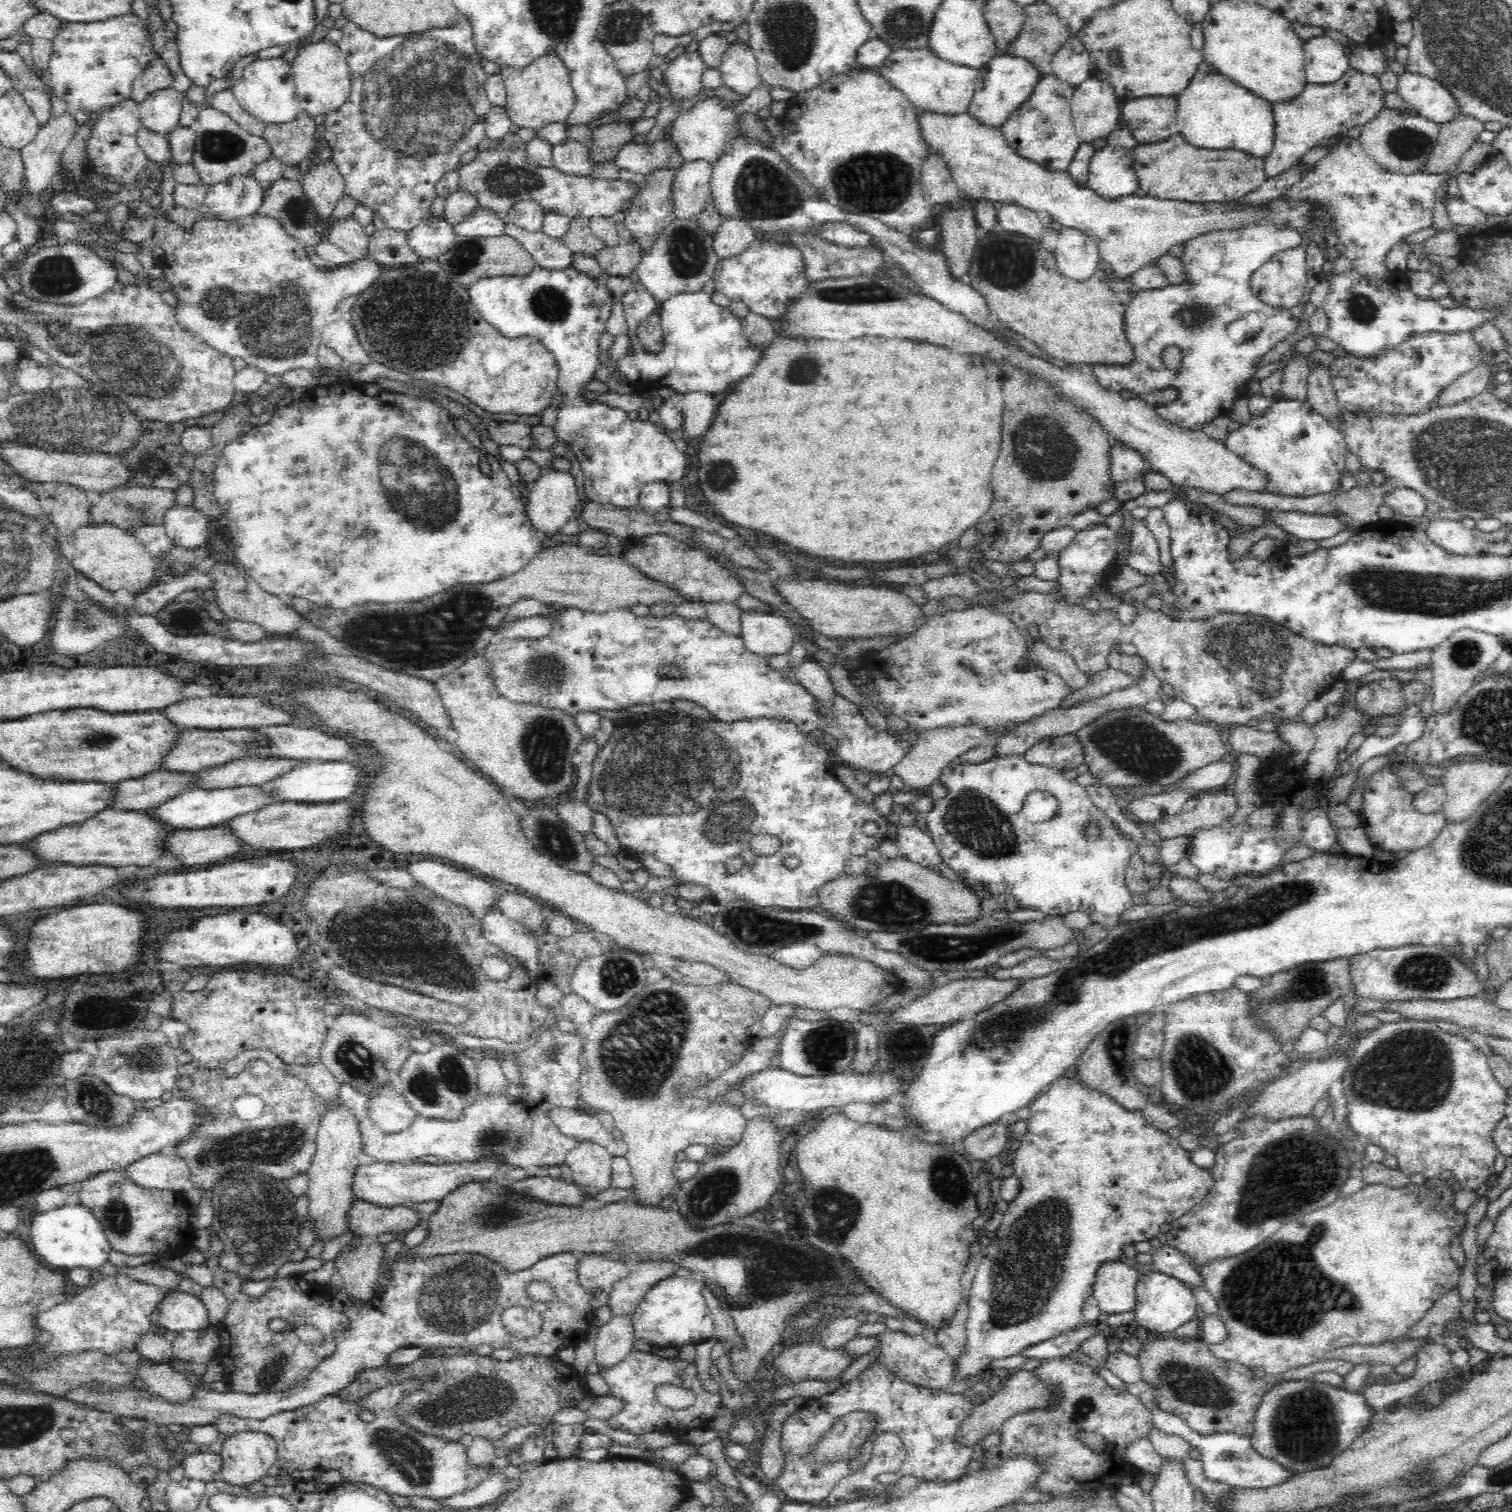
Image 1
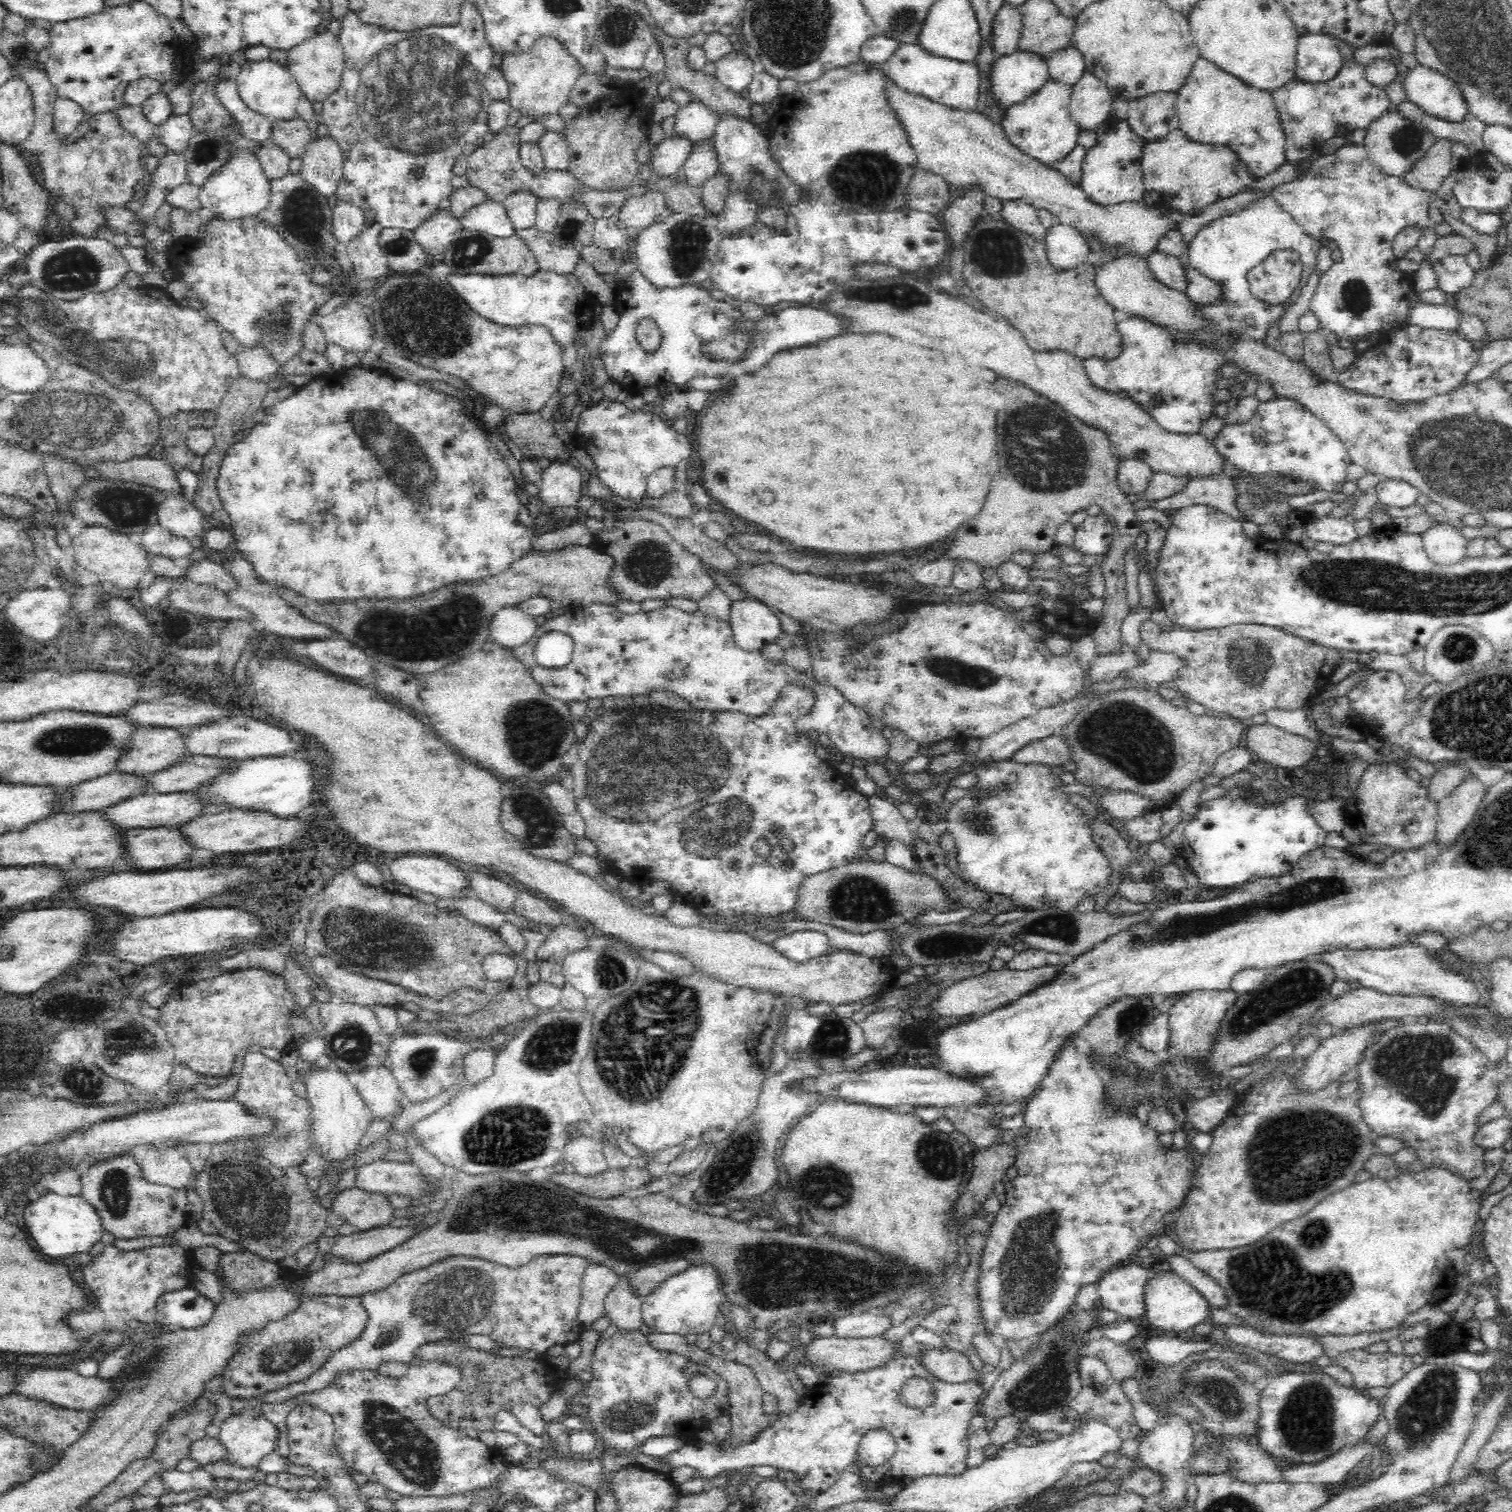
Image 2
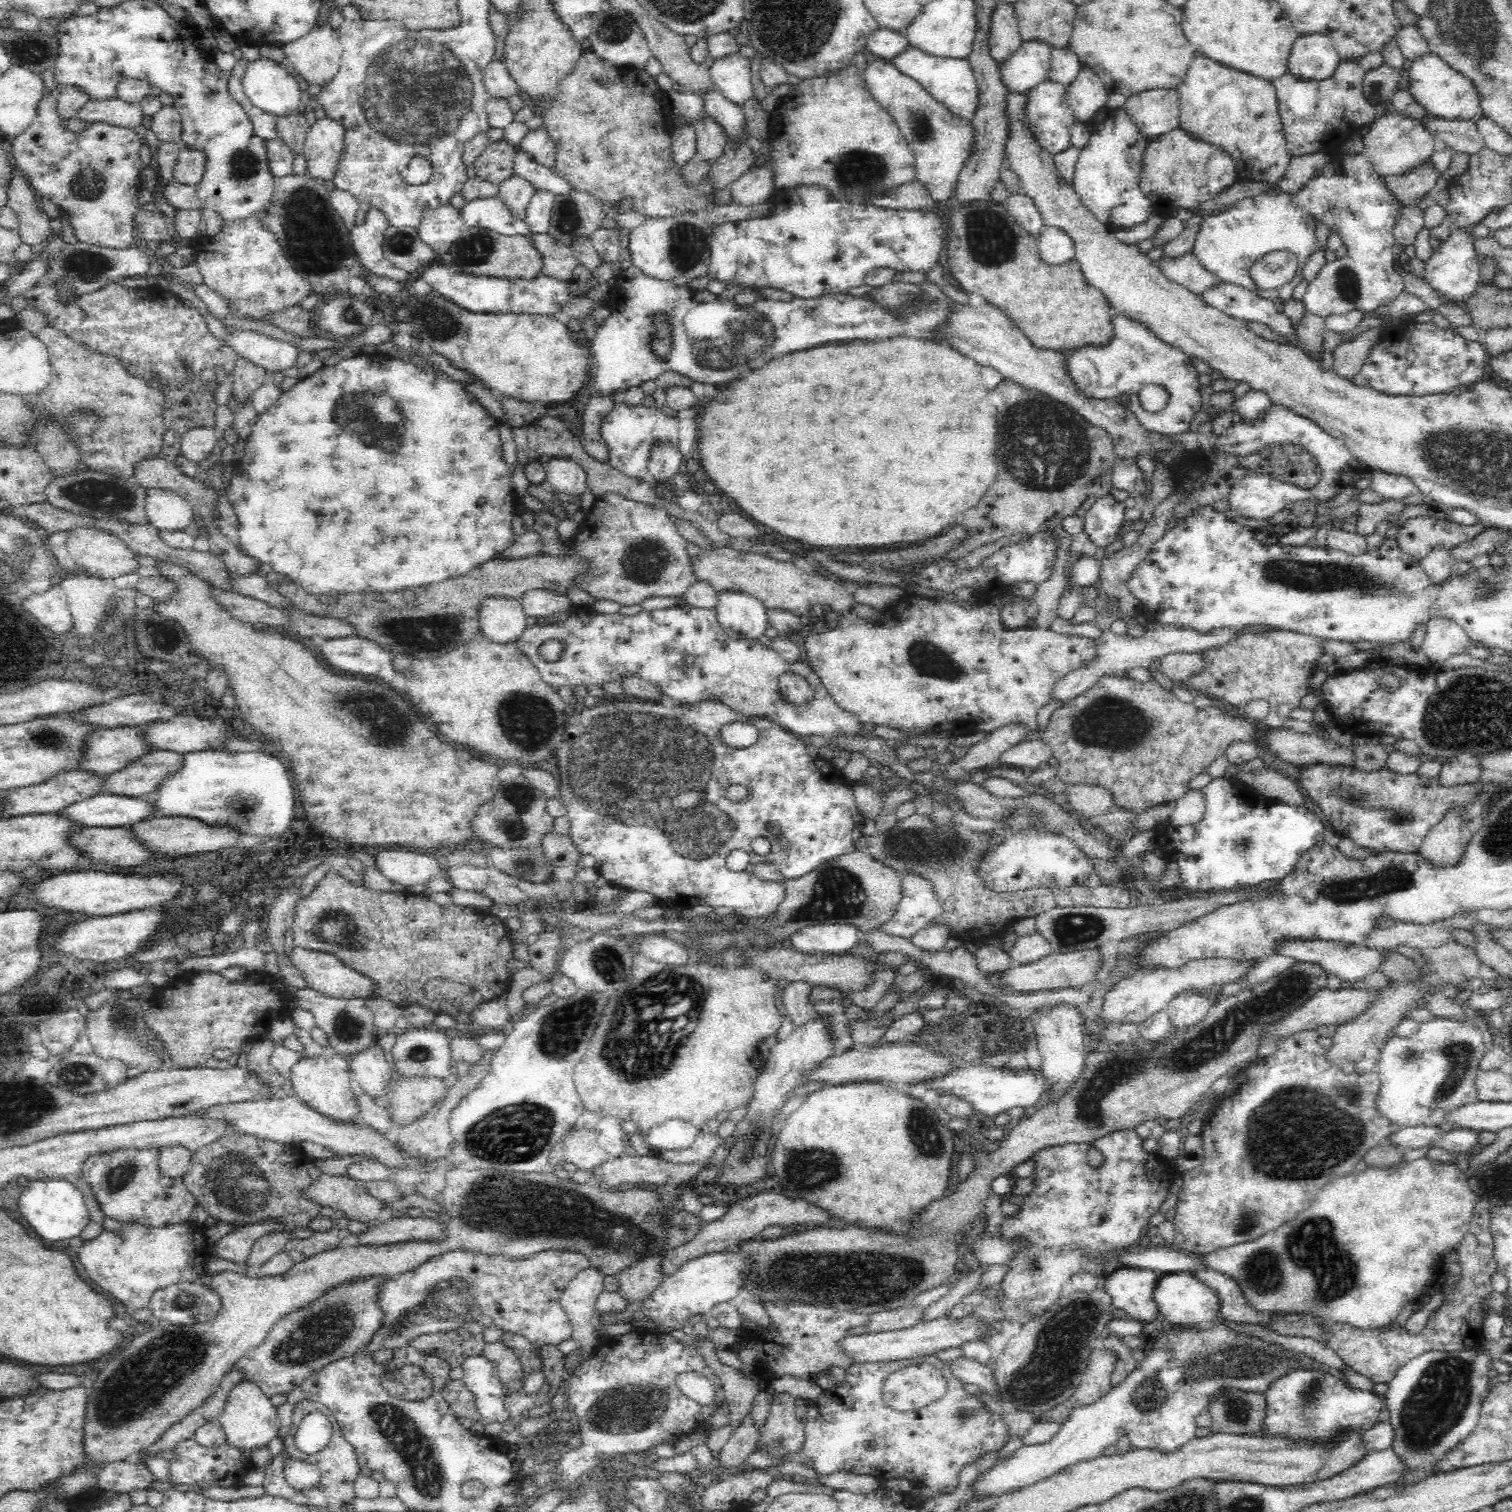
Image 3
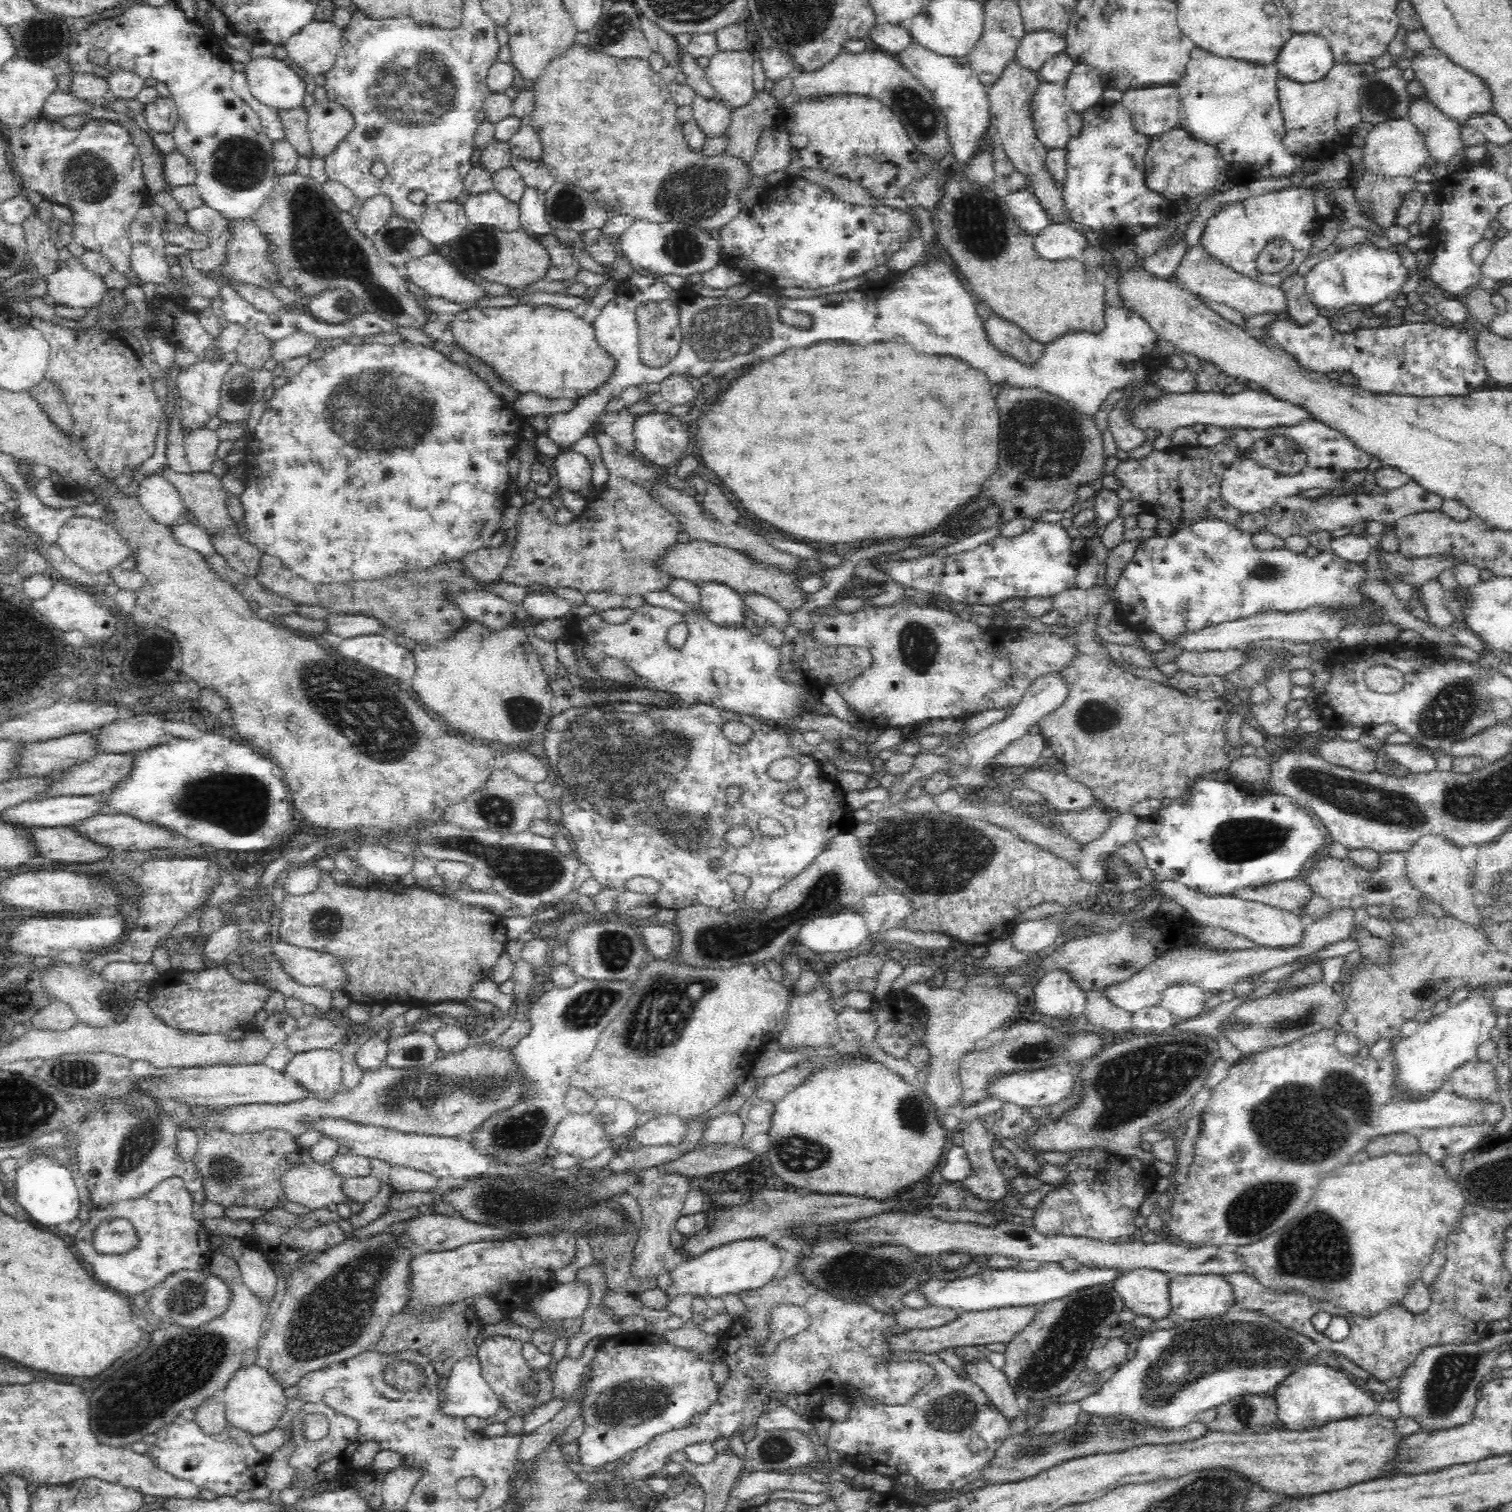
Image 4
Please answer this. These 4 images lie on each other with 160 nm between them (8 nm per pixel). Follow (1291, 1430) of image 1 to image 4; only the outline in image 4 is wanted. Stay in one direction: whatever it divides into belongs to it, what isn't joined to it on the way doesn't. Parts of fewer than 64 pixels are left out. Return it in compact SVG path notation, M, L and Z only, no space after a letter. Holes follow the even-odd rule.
M1322 1364L1303 1365L1289 1373L1273 1396L1277 1402L1277 1425L1288 1430L1310 1430L1328 1422L1370 1416L1378 1406L1361 1383L1352 1383L1346 1371L1340 1372Z

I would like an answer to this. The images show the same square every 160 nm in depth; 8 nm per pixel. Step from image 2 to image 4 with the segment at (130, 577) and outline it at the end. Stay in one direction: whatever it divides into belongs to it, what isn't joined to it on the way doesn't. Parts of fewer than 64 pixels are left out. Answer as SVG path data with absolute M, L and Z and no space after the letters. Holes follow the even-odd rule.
M82 514L72 515L62 523L58 534L57 544L66 558L95 578L101 573L108 572L110 568L119 566L129 556L127 542L104 519L91 518Z

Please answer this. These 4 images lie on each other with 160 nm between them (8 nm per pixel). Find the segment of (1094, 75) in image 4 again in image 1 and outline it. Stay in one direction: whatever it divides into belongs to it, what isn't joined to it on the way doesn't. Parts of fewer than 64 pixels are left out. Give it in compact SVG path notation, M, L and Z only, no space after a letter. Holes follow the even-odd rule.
M1090 77L1075 88L1071 117L1081 142L1105 139L1121 123L1121 102L1106 80Z

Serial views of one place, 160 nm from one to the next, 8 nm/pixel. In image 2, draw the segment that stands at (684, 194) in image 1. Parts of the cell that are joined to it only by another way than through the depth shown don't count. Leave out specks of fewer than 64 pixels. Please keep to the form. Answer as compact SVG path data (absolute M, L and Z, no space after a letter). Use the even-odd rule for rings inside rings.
M712 136L693 144L681 171L688 177L688 186L700 188L701 184L718 170L718 166L720 163Z

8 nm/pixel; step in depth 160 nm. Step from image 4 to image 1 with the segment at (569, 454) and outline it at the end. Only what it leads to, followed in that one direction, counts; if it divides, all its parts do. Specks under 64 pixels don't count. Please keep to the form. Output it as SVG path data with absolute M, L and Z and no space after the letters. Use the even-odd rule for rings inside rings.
M549 470L542 472L534 482L534 490L527 497L525 507L528 518L538 534L555 534L568 521L574 519L574 509L578 506L578 488L569 472L562 470Z

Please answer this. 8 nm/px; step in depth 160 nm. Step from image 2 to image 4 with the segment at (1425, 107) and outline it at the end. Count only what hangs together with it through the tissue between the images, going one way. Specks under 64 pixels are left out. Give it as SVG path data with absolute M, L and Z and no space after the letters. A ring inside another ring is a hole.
M1428 47L1413 58L1416 80L1420 80L1426 90L1425 99L1432 101L1444 114L1458 121L1461 125L1472 117L1492 112L1493 95L1480 75L1472 73L1466 67L1458 65L1438 47Z

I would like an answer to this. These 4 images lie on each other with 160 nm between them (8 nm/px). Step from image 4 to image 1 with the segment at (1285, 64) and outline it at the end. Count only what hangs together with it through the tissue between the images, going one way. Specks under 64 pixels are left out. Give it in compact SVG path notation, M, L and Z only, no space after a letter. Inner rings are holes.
M1325 35L1305 41L1303 59L1306 83L1314 85L1332 84L1350 68L1342 44Z

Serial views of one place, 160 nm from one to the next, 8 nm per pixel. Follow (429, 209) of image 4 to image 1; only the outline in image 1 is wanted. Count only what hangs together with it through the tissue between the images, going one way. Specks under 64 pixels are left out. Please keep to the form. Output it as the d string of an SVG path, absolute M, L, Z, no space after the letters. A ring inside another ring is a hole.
M444 217L429 219L407 232L410 247L420 255L420 259L436 260L448 252L457 234Z

